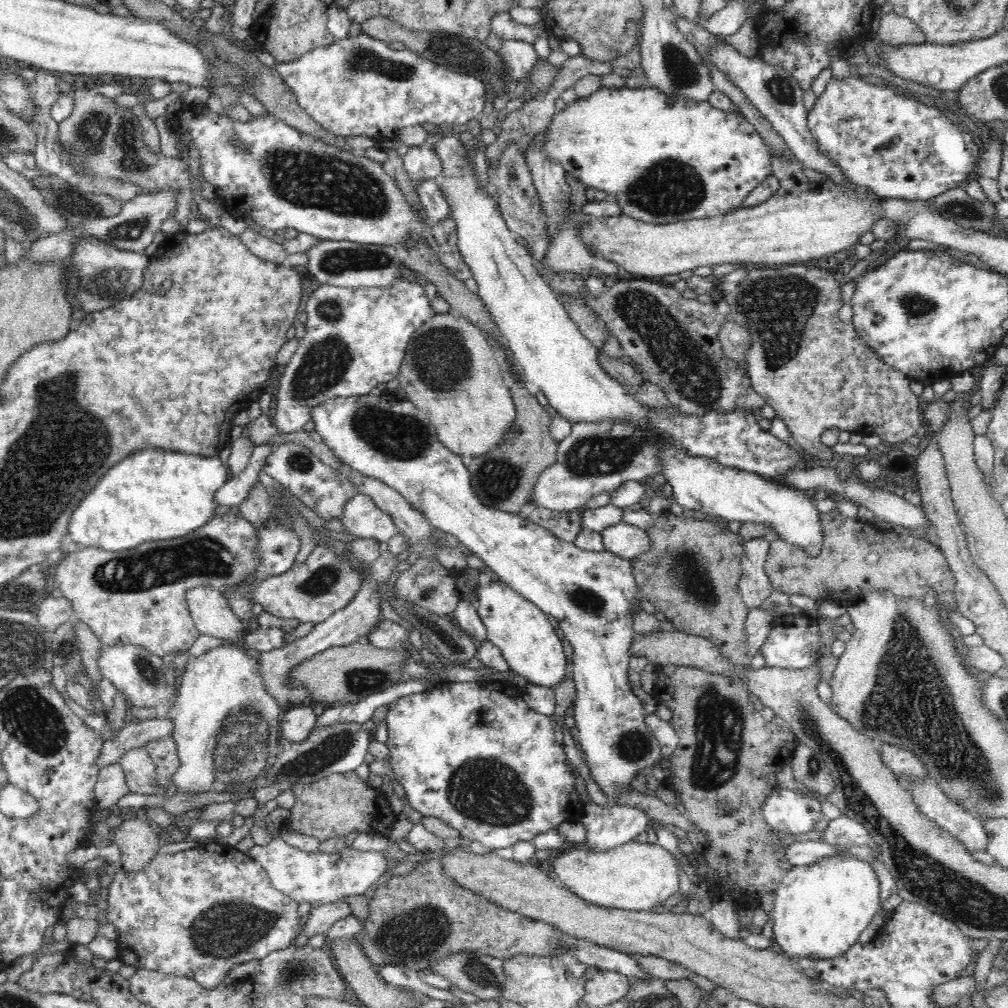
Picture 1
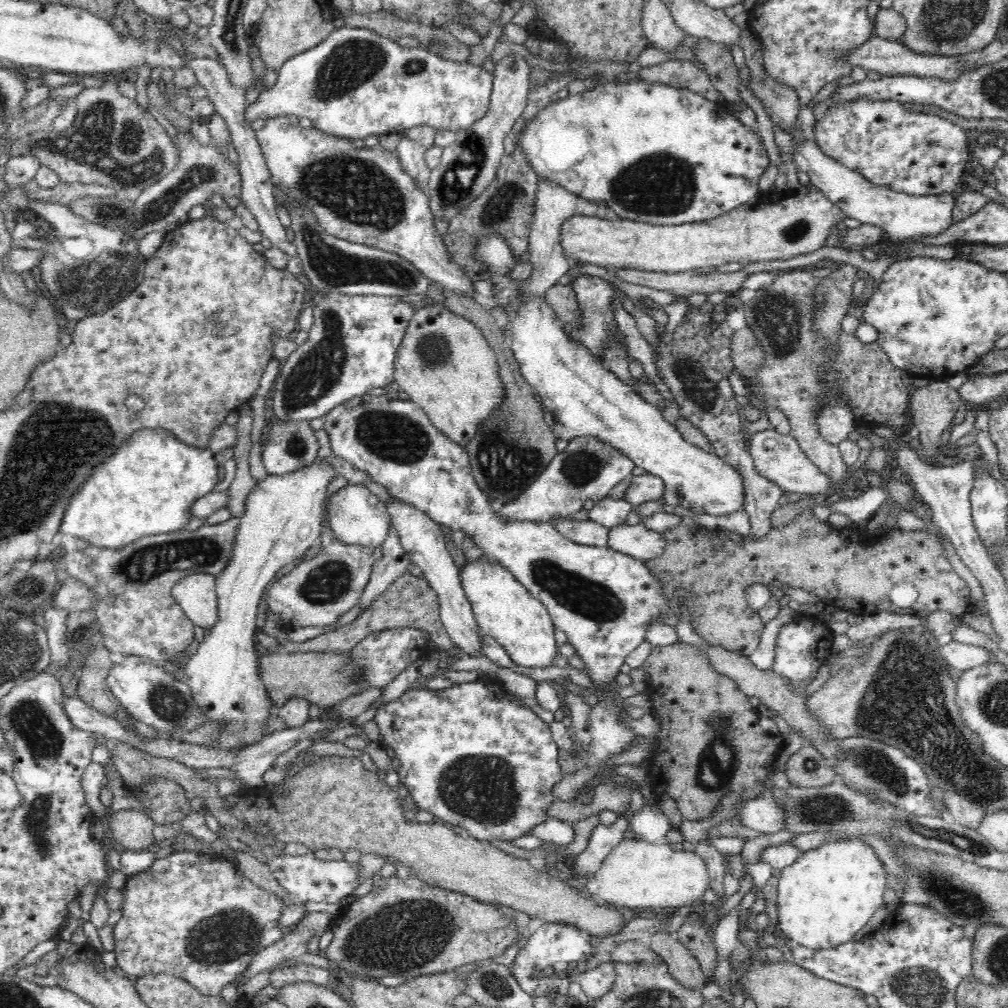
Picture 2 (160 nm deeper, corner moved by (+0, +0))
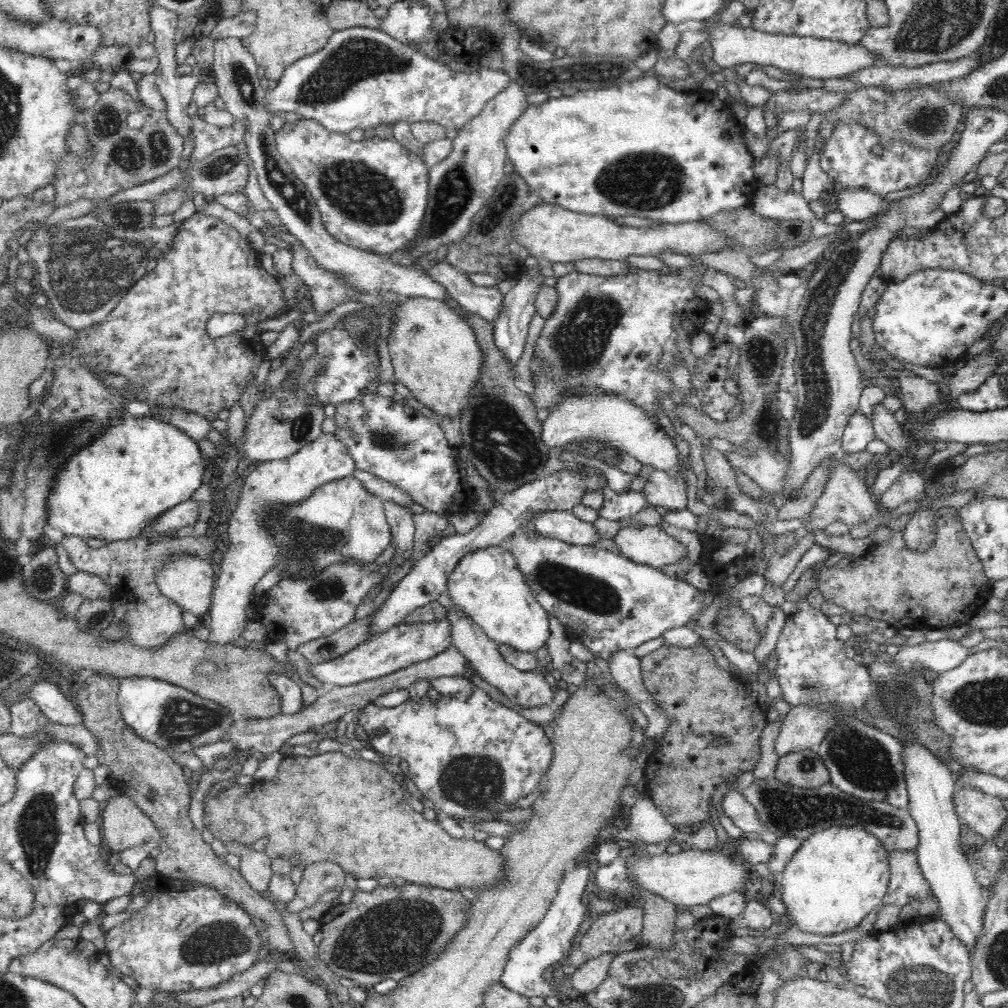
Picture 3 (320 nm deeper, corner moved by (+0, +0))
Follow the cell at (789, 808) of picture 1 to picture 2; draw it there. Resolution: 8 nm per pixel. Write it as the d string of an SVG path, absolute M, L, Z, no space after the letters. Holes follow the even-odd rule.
M768 791L752 800L741 800L736 807L739 821L749 830L761 834L776 834L784 826L782 807Z

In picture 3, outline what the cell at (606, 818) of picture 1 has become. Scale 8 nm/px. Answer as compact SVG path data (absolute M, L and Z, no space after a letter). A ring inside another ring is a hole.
M586 861L578 865L578 868L571 867L569 869L564 880L562 880L562 884L560 884L558 896L554 898L544 920L510 952L499 981L506 989L528 998L532 996L540 998L548 995L555 996L555 991L550 988L552 985L545 978L547 972L557 969L563 963L565 955L572 948L572 938L578 934L582 921L589 917L588 909L582 904L580 898L586 886L588 886L588 882L590 882L588 864L590 862Z

